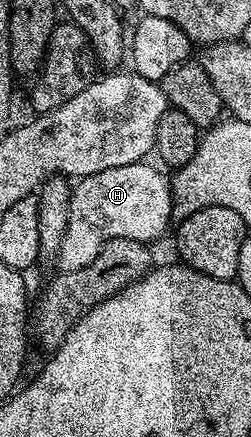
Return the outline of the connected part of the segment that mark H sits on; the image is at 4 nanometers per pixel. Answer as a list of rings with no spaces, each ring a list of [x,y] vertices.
[[[151,161],[122,164],[122,168],[106,168],[106,172],[94,172],[90,176],[79,179],[72,187],[70,196],[70,224],[66,224],[66,236],[62,236],[60,251],[54,259],[55,265],[60,265],[61,271],[78,272],[78,268],[86,268],[98,252],[110,240],[125,238],[152,244],[155,238],[160,238],[173,225],[172,216],[172,183],[169,175],[163,169],[155,170]]]

